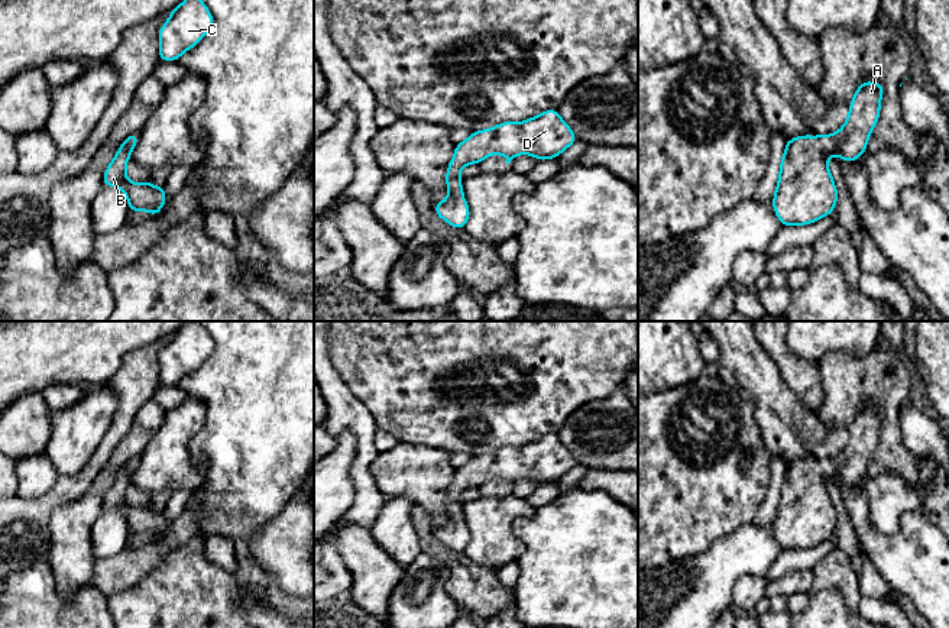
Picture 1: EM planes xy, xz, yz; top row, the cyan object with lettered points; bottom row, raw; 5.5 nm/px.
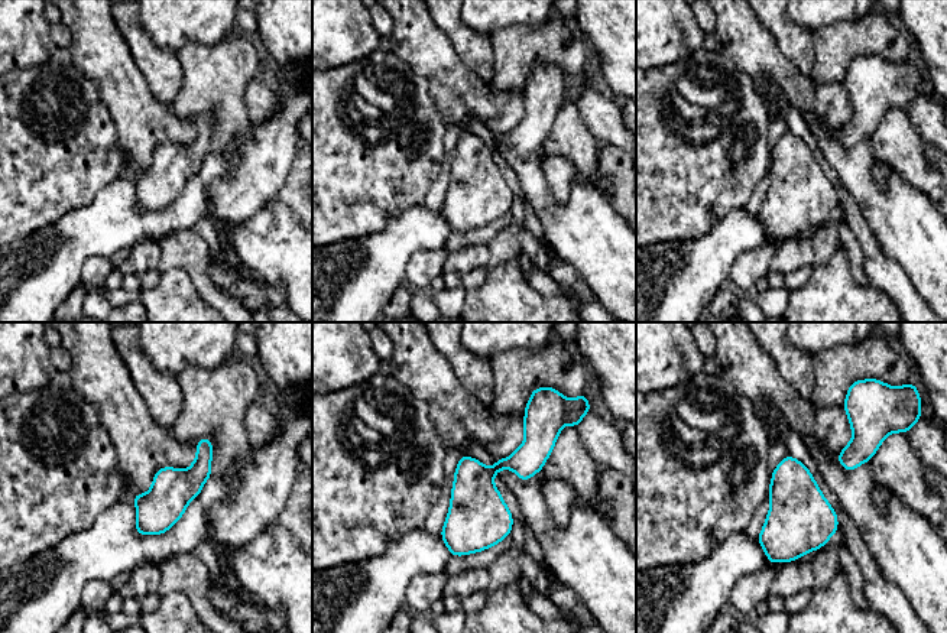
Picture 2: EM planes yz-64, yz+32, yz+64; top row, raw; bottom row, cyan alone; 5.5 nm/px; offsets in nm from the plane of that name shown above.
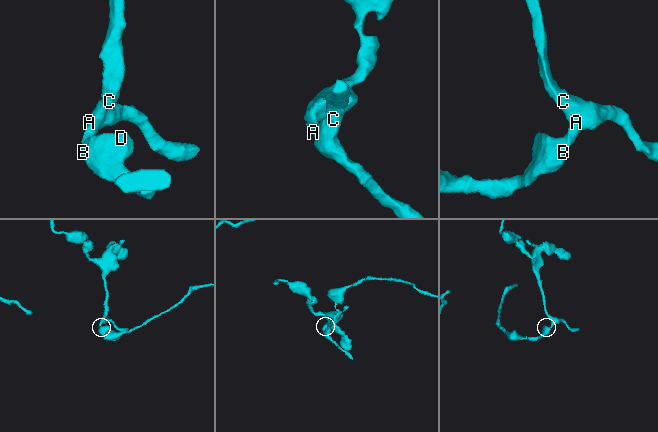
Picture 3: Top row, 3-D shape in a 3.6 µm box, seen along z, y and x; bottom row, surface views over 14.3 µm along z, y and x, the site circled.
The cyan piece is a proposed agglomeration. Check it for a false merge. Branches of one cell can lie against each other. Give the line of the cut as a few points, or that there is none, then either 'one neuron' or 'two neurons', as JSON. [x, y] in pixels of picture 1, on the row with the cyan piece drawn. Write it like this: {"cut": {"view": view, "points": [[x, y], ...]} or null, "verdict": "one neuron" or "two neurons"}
{"cut": null, "verdict": "one neuron"}

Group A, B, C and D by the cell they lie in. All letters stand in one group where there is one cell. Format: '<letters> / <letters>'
A B C D

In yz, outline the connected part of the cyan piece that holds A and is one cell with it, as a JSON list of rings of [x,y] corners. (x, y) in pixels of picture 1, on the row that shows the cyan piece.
[[[865,81],[849,104],[846,123],[835,135],[799,136],[786,142],[780,164],[780,177],[773,197],[774,213],[784,227],[812,224],[835,211],[838,190],[826,161],[836,152],[846,162],[856,161],[867,152],[867,143],[880,117],[884,84]]]

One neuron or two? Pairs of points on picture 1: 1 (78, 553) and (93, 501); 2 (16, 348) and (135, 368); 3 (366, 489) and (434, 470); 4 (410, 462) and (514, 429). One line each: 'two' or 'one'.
1: one
2: two
3: two
4: two

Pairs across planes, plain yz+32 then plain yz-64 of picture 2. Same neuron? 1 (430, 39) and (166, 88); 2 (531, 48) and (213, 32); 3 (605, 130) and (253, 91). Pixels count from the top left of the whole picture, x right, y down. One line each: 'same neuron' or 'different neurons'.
1: different neurons
2: different neurons
3: same neuron

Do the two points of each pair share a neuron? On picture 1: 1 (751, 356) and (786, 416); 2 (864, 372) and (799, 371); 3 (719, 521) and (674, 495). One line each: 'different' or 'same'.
1: same
2: different
3: same

